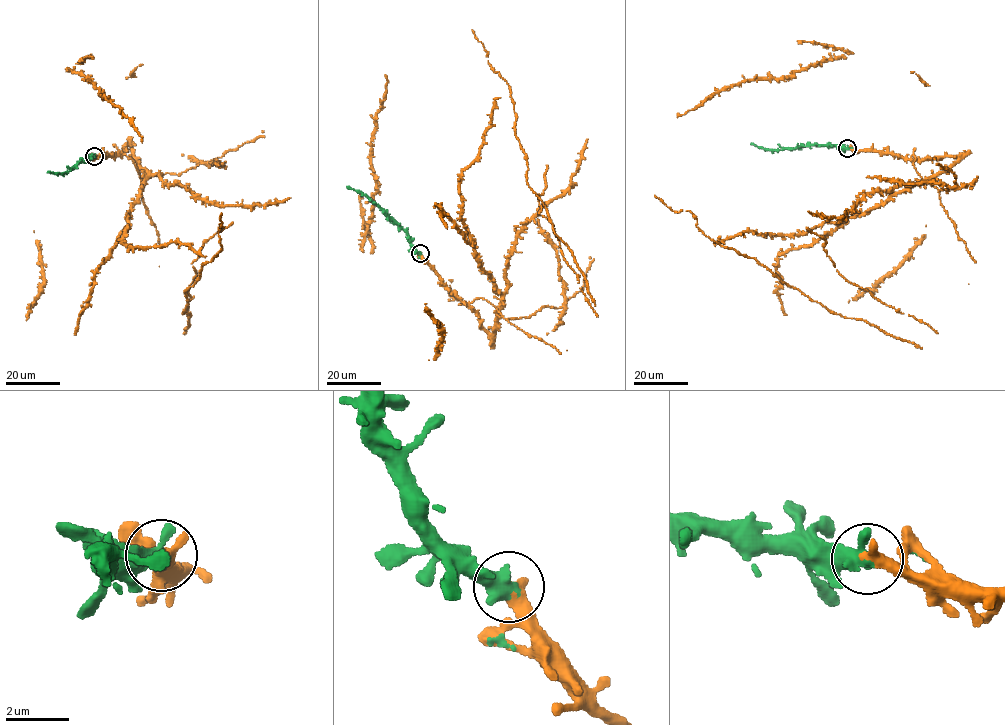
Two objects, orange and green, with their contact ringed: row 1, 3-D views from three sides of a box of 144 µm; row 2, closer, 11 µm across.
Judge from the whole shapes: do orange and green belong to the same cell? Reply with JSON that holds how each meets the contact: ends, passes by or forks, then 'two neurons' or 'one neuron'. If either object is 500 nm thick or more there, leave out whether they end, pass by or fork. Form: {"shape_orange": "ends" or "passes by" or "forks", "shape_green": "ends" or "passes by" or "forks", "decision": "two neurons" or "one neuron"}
{"decision": "one neuron"}

